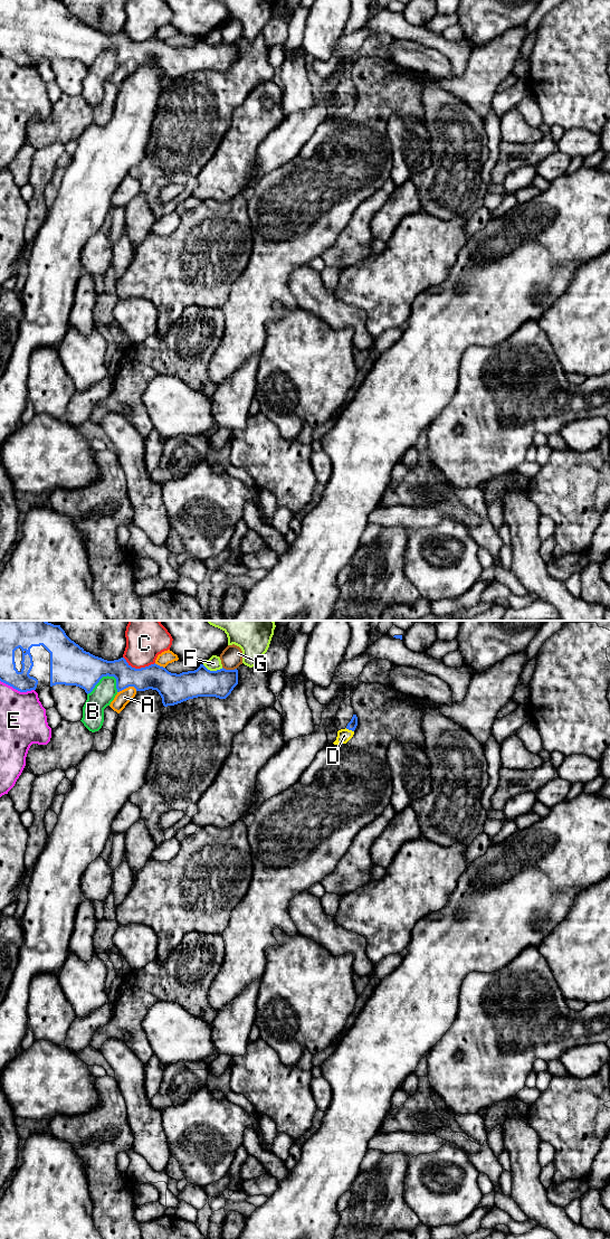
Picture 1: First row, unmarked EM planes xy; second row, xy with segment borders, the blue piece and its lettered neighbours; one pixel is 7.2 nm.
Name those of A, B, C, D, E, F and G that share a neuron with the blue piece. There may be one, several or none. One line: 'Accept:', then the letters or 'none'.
Accept: D

